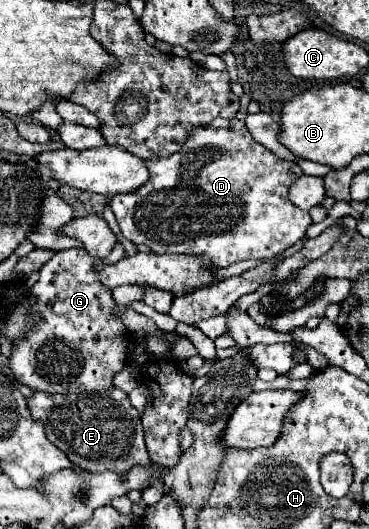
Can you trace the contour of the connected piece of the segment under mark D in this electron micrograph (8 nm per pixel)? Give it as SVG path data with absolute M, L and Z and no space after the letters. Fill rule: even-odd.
M217 117L205 127L197 127L183 143L181 151L165 159L147 159L149 179L137 191L113 195L109 201L121 233L147 245L153 253L197 255L205 267L229 267L243 259L271 259L295 245L311 225L311 215L287 199L289 185L303 173L297 163L273 155L269 149L249 139L249 131L239 119Z

